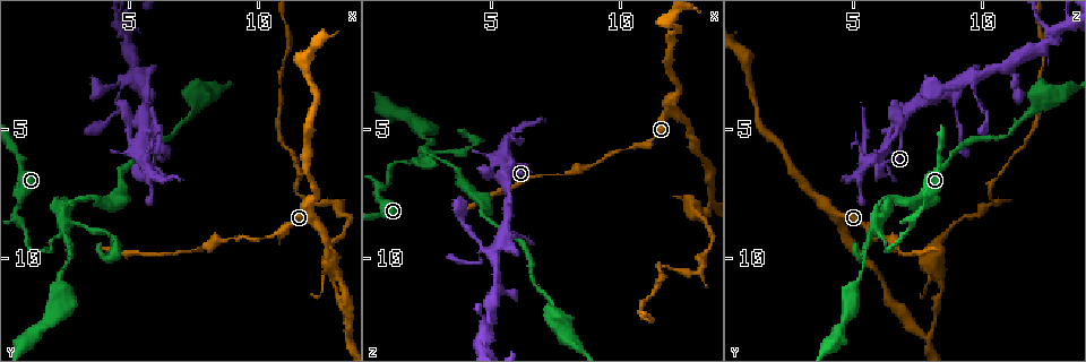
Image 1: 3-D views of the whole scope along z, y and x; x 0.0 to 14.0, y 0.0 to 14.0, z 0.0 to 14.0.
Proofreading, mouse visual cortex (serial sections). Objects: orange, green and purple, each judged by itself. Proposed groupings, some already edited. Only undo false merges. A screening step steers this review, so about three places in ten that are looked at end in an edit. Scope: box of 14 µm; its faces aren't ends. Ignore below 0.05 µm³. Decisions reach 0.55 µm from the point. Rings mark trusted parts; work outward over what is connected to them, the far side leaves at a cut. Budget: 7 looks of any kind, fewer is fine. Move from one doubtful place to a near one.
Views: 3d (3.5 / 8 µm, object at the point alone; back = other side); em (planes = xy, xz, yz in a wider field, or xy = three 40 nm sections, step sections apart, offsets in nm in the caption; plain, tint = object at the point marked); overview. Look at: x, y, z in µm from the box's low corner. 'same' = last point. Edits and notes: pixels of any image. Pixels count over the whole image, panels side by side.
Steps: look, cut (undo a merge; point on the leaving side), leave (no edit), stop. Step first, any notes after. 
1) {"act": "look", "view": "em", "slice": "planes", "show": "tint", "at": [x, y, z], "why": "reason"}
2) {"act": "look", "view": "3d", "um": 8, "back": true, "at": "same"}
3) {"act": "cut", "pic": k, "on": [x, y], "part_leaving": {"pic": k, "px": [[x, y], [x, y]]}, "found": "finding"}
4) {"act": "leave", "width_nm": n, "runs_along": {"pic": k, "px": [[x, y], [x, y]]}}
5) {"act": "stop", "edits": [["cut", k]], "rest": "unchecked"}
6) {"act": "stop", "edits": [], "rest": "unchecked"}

{"act": "look", "view": "3d", "um": 3.5, "at": [5.7, 6.6, 5.2]}

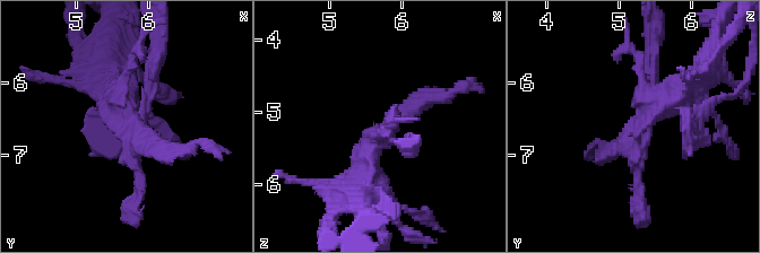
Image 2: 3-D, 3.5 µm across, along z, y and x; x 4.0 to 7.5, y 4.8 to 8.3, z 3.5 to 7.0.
{"act": "look", "view": "em", "slice": "xy", "step": 3, "show": "tint", "at": [5.80, 6.70, 5.25]}

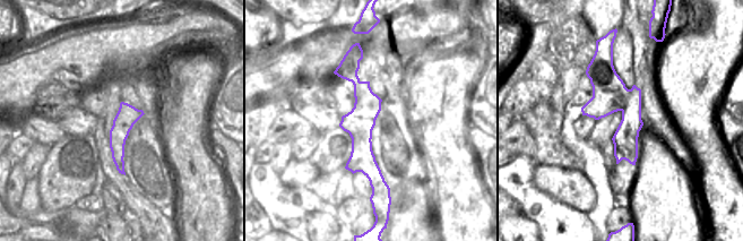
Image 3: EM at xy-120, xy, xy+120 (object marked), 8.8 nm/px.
{"act": "cut", "pic": 2, "on": [636, 202], "part_leaving": {"pic": 2, "px": [[143, 112], [156, 63], [156, 33]]}, "found": "a second cell is stuck on"}

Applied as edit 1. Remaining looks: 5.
{"act": "look", "view": "3d", "um": 3.5, "at": [4.6, 3.7, 9.6]}

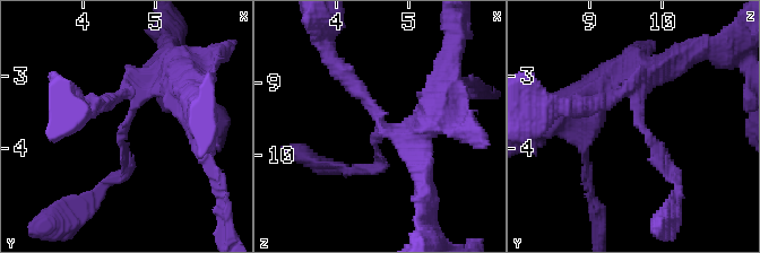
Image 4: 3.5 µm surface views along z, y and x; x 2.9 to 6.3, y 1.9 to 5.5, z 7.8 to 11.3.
{"act": "look", "view": "em", "slice": "planes", "show": "tint", "at": [4.60, 3.60, 9.65], "arm_widths_nm": [100, 250]}

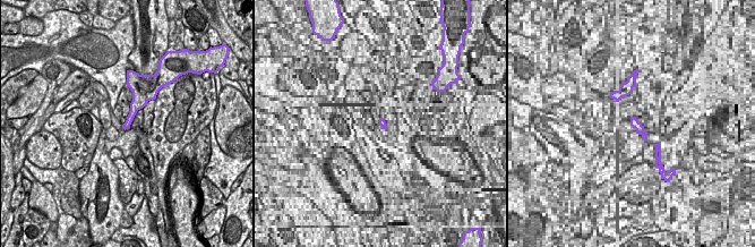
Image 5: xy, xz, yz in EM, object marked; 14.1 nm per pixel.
{"act": "leave", "runs_along": {"pic": 4, "px": [[170, 64], [132, 106], [118, 176]]}, "found": "continuous, no second cell"}

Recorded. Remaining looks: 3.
{"act": "look", "view": "3d", "um": 3.5, "at": [13.3, 12.8, 7.9]}

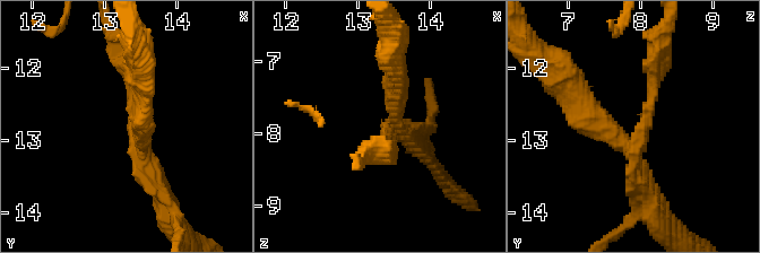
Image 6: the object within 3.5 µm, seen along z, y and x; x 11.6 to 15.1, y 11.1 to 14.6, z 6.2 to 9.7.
{"act": "look", "view": "em", "slice": "xy", "step": 2, "show": "tint", "at": [13.35, 12.85, 7.95], "arms": 3, "arm_widths_nm": [200, 250, 350], "why": "shape alone is not enough"}

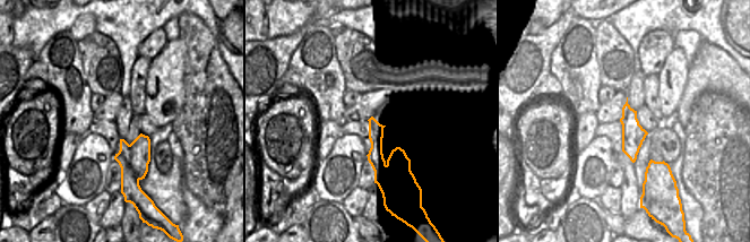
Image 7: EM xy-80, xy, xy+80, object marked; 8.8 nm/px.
{"act": "look", "view": "em", "slice": "xy", "step": 3, "show": "tint", "at": "same"}

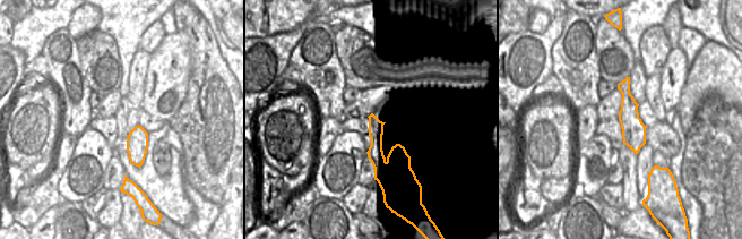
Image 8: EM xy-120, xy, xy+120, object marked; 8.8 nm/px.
{"act": "cut", "pic": 6, "on": [648, 107], "part_leaving": {"pic": 6, "px": [[630, 146], [647, 122], [659, 42]]}, "found": "a second cell is stuck on"}

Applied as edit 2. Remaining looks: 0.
{"act": "stop", "edits": [["cut", 2], ["cut", 6]], "rest": "unchecked"}

